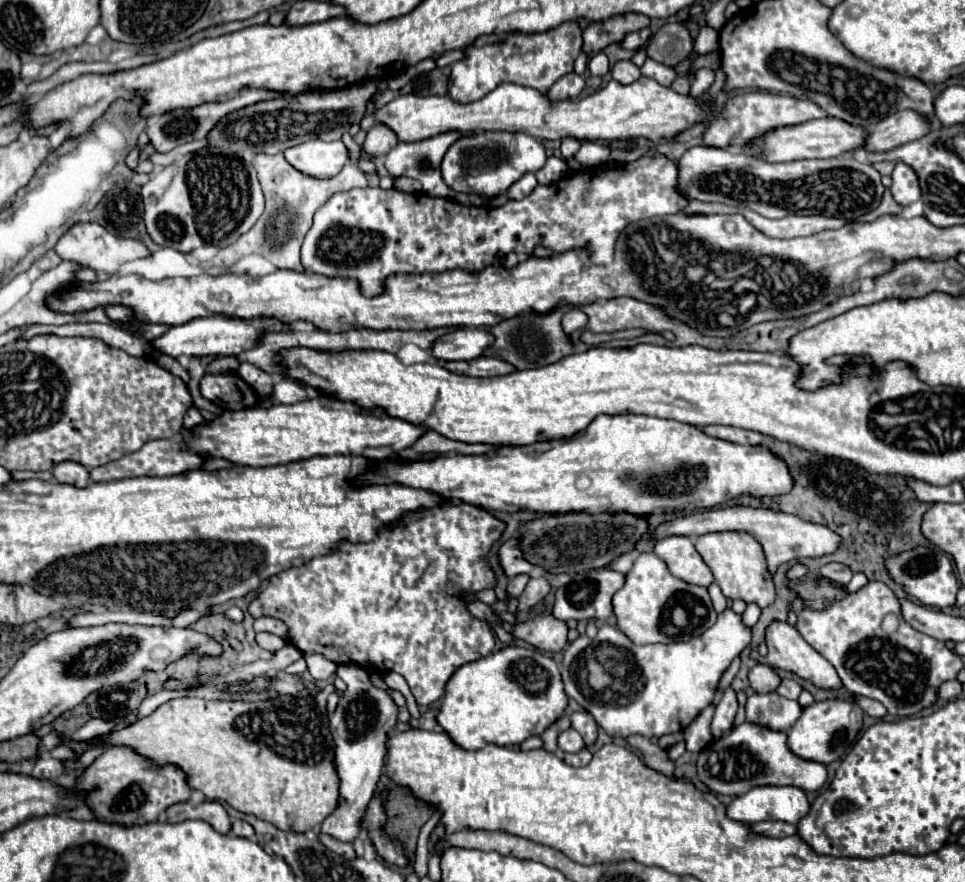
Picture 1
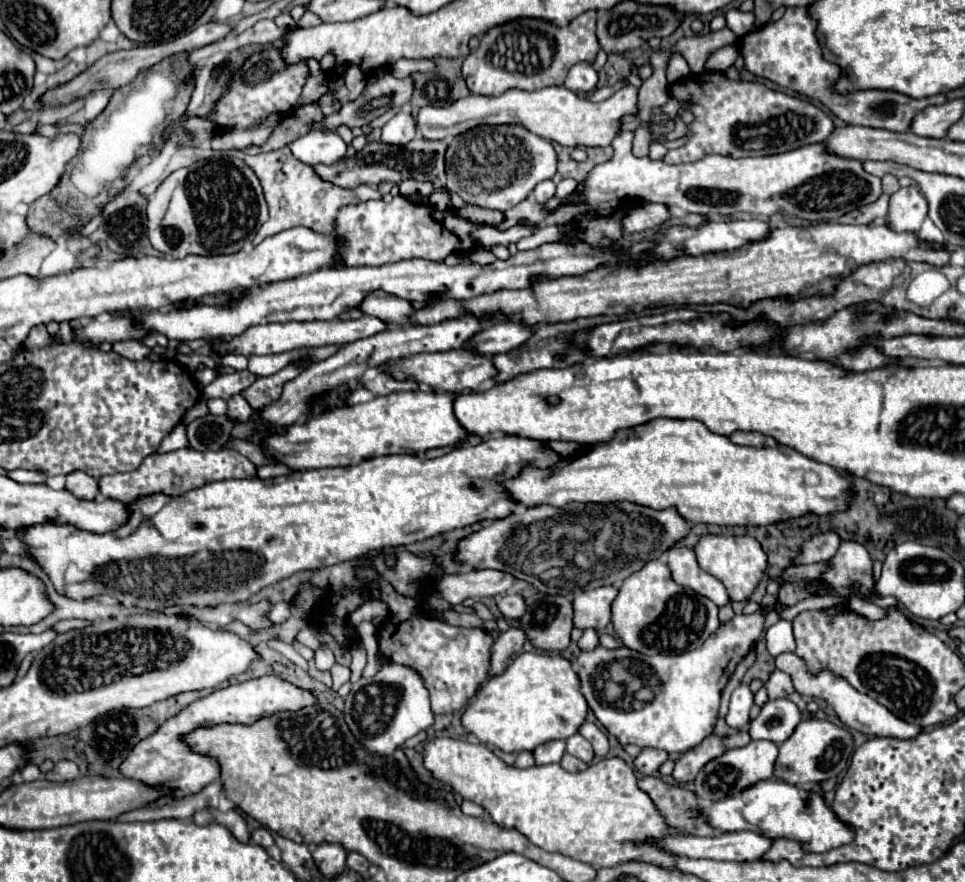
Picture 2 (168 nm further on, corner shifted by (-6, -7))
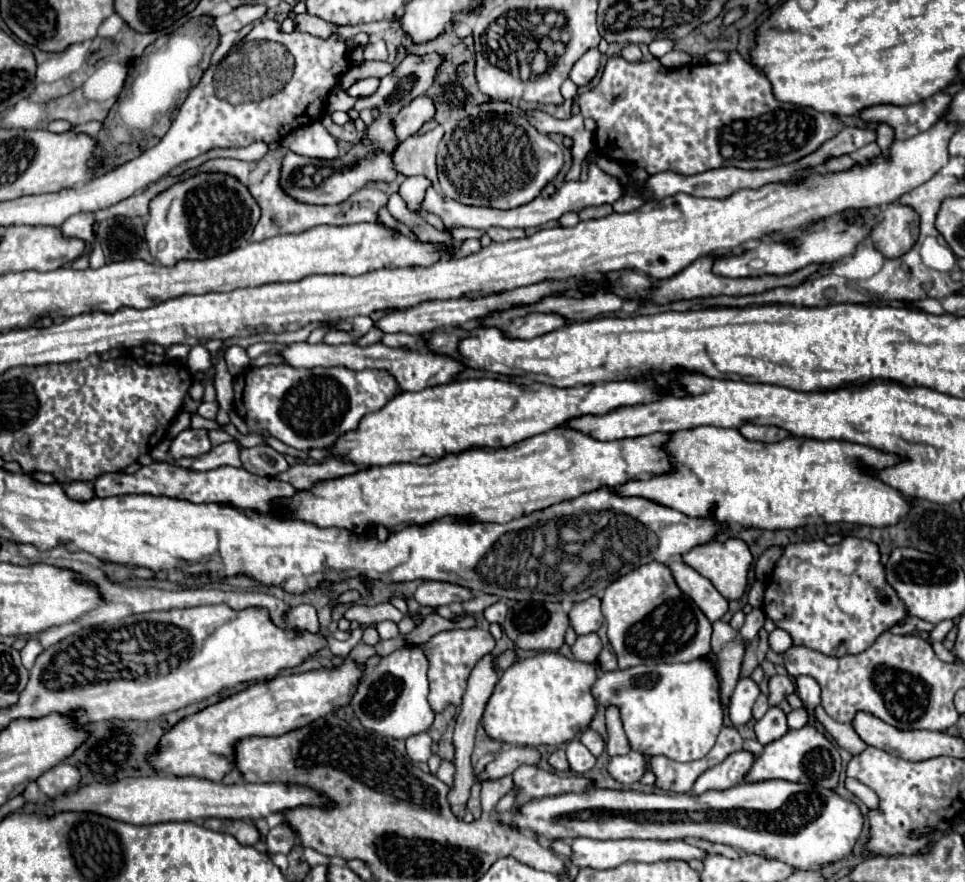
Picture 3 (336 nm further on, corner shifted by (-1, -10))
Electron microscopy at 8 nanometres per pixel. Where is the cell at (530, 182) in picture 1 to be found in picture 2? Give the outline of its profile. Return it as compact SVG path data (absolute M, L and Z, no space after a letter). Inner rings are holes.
M543 180L543 182L539 182L539 184L535 186L535 190L531 192L531 198L533 198L535 202L547 202L549 198L553 198L553 194L555 194L555 184L553 184L553 180Z

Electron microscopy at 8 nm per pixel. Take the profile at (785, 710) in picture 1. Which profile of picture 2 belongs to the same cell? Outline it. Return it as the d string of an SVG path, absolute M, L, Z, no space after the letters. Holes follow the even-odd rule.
M769 700L761 706L761 712L755 720L751 720L749 734L753 740L771 740L775 744L785 742L795 726L801 722L801 710L789 700Z

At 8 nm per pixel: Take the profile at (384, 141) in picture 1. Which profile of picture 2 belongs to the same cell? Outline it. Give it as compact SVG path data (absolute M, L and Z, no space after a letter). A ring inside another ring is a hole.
M403 110L403 112L395 114L395 116L381 128L381 142L383 142L383 144L405 146L405 144L411 142L415 136L417 136L415 120L413 120L413 114L411 114L409 110Z

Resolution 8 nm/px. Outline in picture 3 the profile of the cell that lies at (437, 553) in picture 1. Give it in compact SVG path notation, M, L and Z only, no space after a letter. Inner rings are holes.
M478 627L474 629L452 629L452 631L442 631L434 635L426 645L426 657L430 661L428 669L428 679L430 679L430 697L428 703L434 711L442 711L448 703L460 705L462 695L466 691L466 681L472 671L472 667L494 649L494 639L488 631L482 631Z

